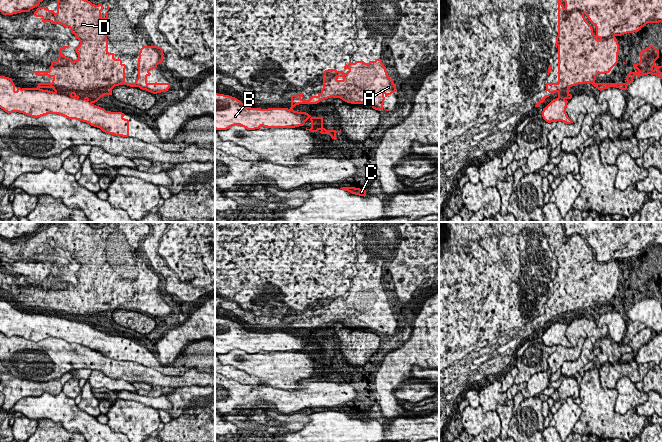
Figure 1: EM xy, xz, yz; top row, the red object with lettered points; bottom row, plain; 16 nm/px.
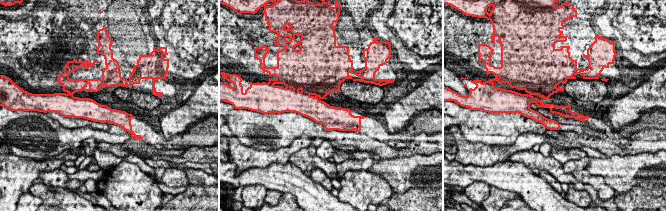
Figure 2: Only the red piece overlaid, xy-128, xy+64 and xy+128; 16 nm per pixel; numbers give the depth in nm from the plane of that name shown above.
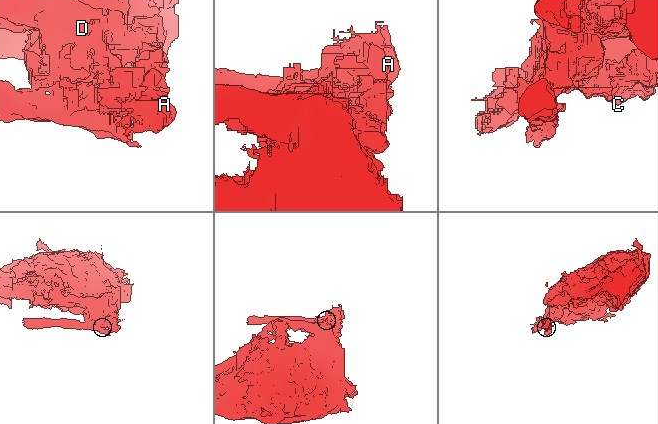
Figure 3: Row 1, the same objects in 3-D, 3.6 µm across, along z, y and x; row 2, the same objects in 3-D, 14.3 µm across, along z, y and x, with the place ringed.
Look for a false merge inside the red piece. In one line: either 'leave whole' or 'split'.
split

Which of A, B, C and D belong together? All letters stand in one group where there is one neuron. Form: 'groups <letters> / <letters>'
groups A C D / B

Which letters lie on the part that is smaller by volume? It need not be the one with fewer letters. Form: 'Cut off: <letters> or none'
Cut off: B

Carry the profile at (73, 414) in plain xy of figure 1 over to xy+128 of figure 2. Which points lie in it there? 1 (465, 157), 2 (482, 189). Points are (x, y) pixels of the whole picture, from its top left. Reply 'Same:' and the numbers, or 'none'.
Same: none

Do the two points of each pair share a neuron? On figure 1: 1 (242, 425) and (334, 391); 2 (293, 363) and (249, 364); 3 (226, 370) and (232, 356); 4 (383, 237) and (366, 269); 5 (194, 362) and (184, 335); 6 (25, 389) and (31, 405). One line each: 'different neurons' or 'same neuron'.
1: different neurons
2: same neuron
3: different neurons
4: same neuron
5: different neurons
6: different neurons

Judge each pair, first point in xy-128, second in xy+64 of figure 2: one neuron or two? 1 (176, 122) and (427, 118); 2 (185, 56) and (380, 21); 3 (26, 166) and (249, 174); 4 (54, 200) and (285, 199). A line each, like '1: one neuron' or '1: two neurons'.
1: two neurons
2: one neuron
3: two neurons
4: one neuron

